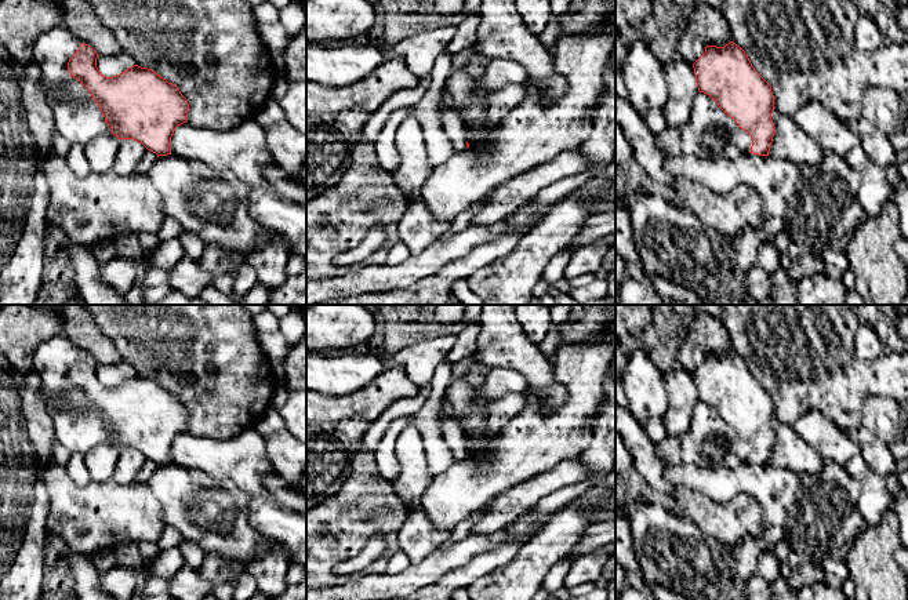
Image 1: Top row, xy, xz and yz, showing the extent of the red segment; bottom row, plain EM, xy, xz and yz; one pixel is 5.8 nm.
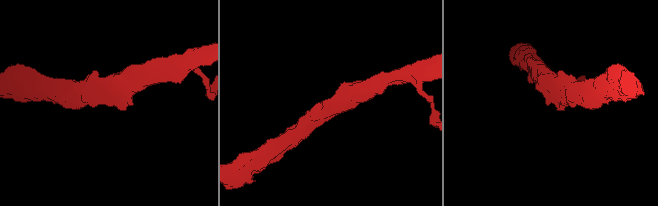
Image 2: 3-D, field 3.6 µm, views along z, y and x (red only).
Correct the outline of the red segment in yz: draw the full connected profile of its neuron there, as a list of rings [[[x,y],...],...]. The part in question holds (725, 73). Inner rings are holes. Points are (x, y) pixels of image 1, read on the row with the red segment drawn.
[[[733,41],[724,47],[707,46],[693,68],[698,91],[715,99],[718,106],[751,135],[749,153],[769,156],[776,134],[771,120],[774,95],[771,86],[755,70],[745,51]]]

